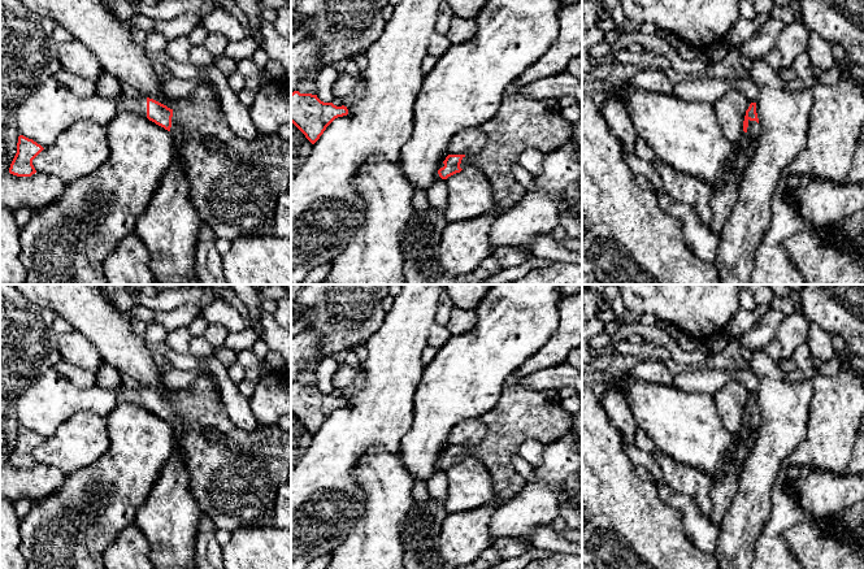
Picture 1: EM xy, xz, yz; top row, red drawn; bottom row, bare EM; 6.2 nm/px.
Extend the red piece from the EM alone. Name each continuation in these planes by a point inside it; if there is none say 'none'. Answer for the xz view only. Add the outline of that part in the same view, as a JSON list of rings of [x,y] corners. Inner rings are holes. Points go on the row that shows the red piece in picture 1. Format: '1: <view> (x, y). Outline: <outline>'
1: xz (521, 122). Outline: [[[515,84],[509,86],[502,99],[498,113],[483,122],[481,130],[487,142],[481,152],[465,156],[460,168],[478,168],[491,183],[495,212],[504,213],[521,201],[526,190],[515,179],[512,165],[518,161],[520,155],[529,148],[550,153],[565,145],[573,138],[574,125],[566,121],[559,109],[550,109],[547,100],[535,100],[518,92]]]

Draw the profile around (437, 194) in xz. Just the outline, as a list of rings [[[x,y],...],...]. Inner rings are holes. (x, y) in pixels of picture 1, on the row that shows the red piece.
[[[440,179],[426,190],[429,207],[444,214],[448,197],[448,187],[446,179]]]

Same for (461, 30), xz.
[[[453,16],[451,26],[446,36],[451,44],[461,44],[470,40],[477,34],[476,19],[463,18]]]

